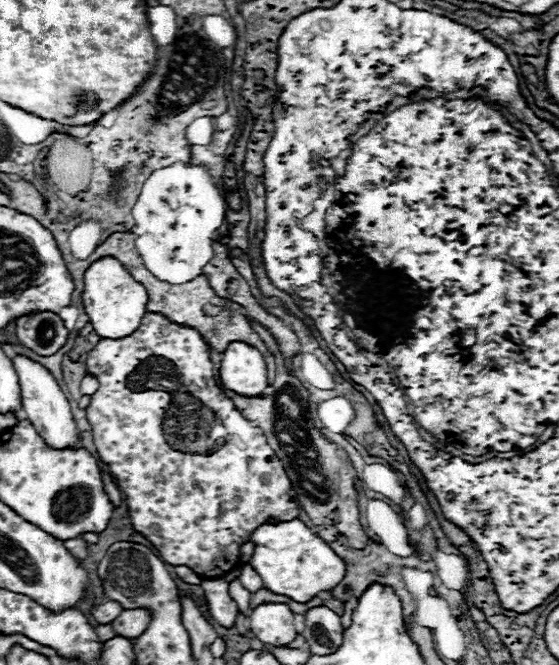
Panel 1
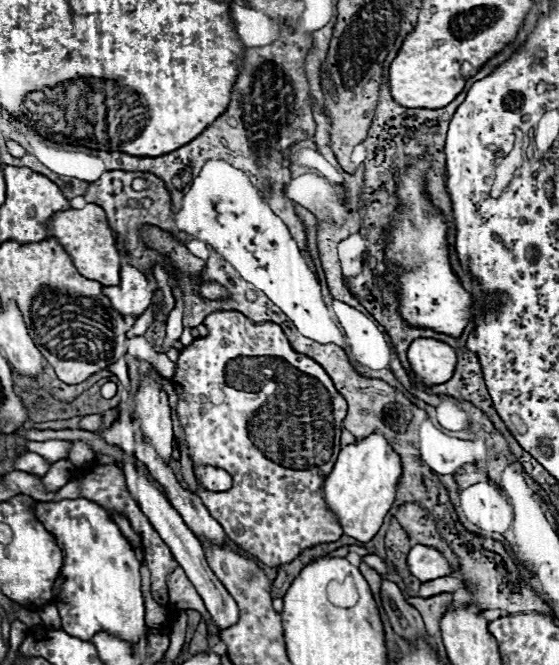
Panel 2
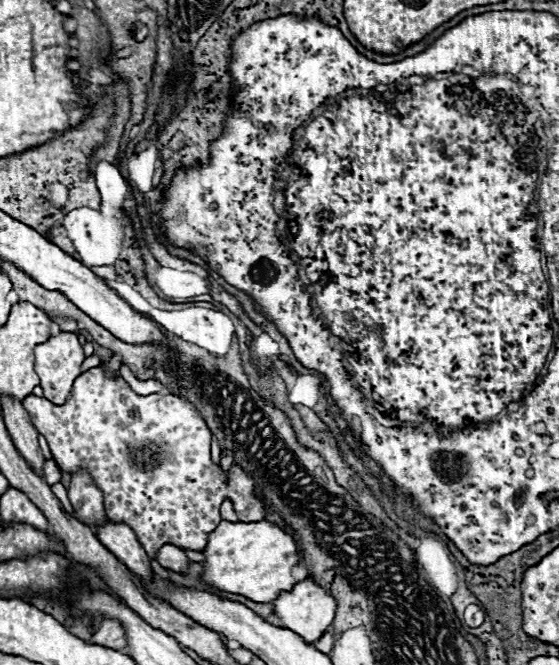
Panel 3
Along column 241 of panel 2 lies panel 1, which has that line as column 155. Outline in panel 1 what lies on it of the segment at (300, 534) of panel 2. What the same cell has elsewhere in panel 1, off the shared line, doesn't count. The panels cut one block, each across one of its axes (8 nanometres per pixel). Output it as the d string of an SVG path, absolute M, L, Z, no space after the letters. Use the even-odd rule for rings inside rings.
M146 312L140 322L140 328L136 328L136 332L132 332L124 338L116 338L116 340L102 338L92 348L92 352L88 352L88 358L86 358L86 372L94 372L100 382L98 390L92 394L90 406L86 408L90 426L92 426L92 434L94 434L94 444L96 444L96 450L100 454L102 462L108 464L110 474L114 476L114 480L118 480L118 488L126 496L134 530L140 532L142 536L146 536L154 544L154 548L158 550L158 554L164 562L172 564L172 566L188 566L202 578L220 578L220 576L226 576L230 570L238 568L240 546L244 542L248 542L248 536L252 536L252 532L260 524L264 524L268 516L274 516L280 520L292 520L300 512L292 482L288 480L288 474L284 472L284 466L280 464L278 456L268 446L264 432L260 428L250 426L250 422L244 420L244 416L240 416L240 410L234 406L234 402L226 396L220 382L214 378L212 366L214 364L210 360L210 348L208 348L206 340L200 336L200 332L196 332L194 328L170 322L166 316L160 316L156 312Z

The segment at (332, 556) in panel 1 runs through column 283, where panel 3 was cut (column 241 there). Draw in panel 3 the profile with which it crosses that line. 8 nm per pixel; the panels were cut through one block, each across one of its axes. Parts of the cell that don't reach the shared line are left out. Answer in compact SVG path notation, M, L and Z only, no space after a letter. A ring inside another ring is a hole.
M226 522L210 534L208 546L204 548L204 576L206 584L216 586L224 592L234 592L250 598L252 602L264 604L276 600L282 592L290 592L296 584L292 568L300 564L298 542L286 534L274 522Z

